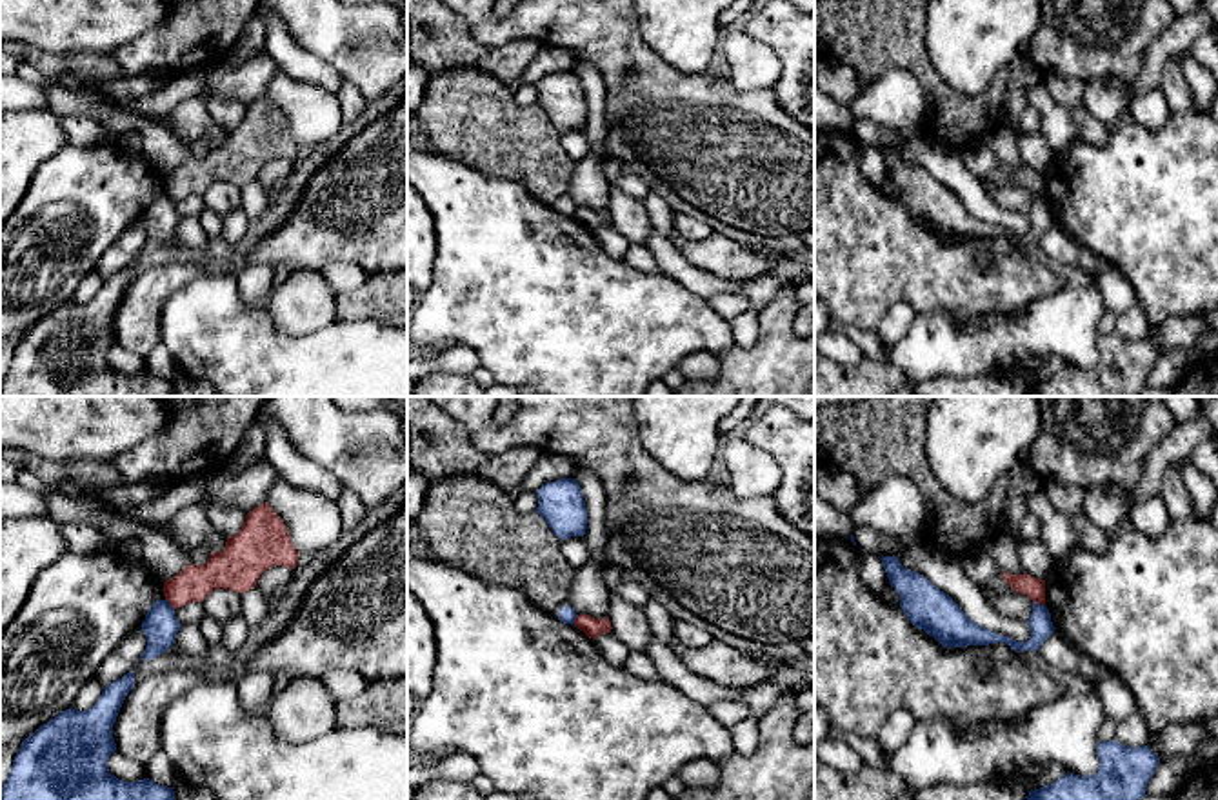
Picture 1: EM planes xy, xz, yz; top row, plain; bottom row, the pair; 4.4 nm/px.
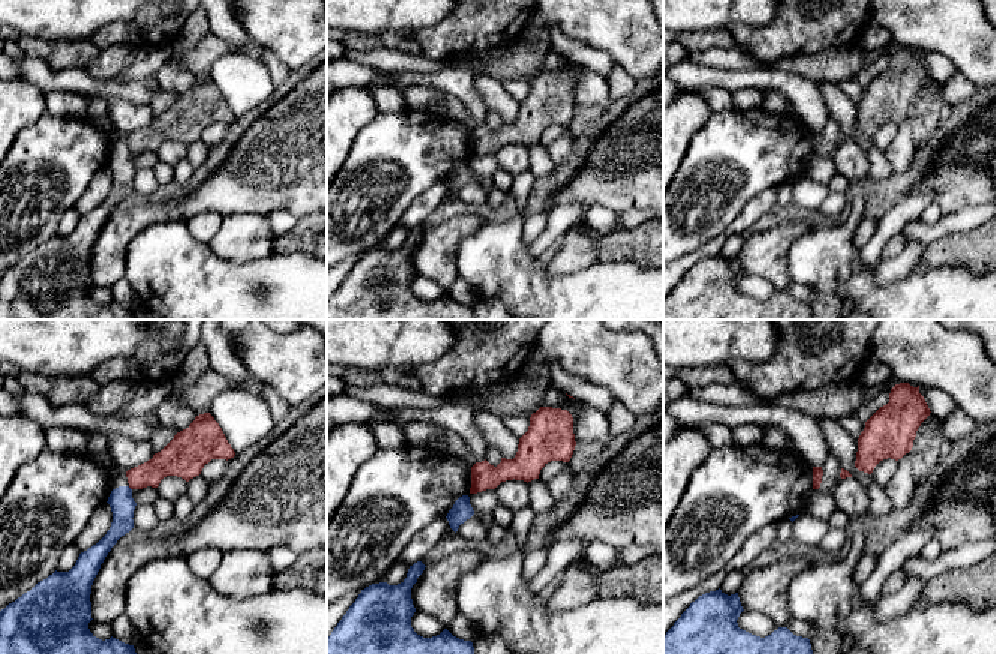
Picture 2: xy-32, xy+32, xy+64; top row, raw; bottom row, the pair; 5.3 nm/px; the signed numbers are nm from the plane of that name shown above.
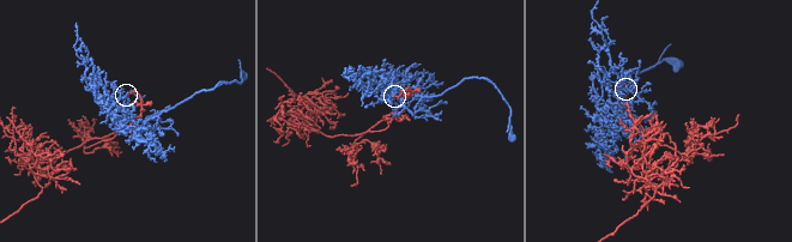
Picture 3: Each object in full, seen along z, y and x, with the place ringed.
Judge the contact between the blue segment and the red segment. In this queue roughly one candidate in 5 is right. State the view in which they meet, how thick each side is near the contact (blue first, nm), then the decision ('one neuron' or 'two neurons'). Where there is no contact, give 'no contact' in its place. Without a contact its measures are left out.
meets blue in yz; 110 nm thick on the blue side, 90 nm on the other; two neurons

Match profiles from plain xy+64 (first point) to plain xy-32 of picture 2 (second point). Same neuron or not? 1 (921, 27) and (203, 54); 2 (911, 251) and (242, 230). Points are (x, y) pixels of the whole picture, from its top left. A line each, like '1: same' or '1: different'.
1: different
2: same

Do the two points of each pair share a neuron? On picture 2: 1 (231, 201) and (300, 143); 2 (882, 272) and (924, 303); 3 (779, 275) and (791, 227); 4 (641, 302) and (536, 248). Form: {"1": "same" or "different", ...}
{"1": "same", "2": "different", "3": "same", "4": "different"}

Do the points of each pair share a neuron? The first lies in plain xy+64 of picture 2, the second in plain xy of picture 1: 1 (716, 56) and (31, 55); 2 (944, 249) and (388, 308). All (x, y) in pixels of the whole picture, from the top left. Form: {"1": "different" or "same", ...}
{"1": "different", "2": "same"}

